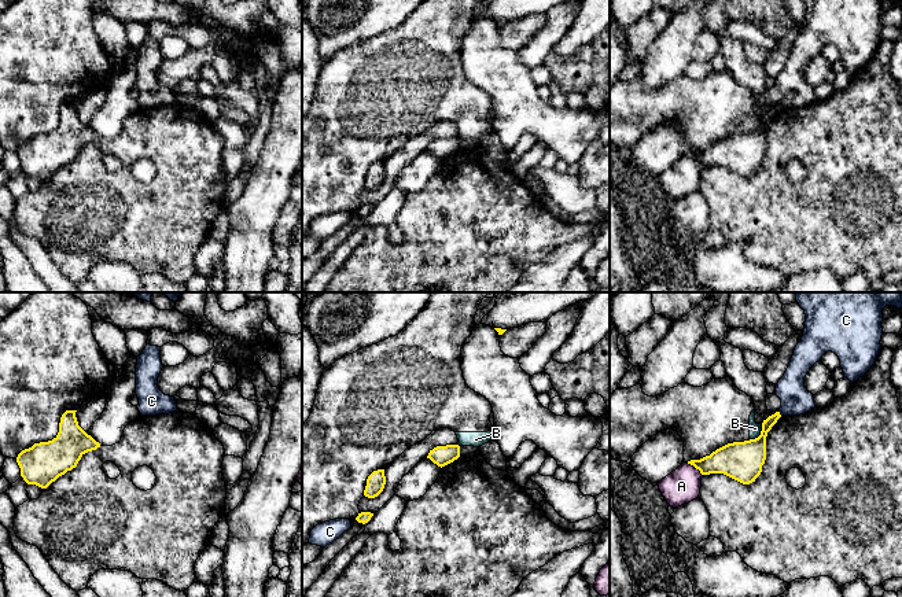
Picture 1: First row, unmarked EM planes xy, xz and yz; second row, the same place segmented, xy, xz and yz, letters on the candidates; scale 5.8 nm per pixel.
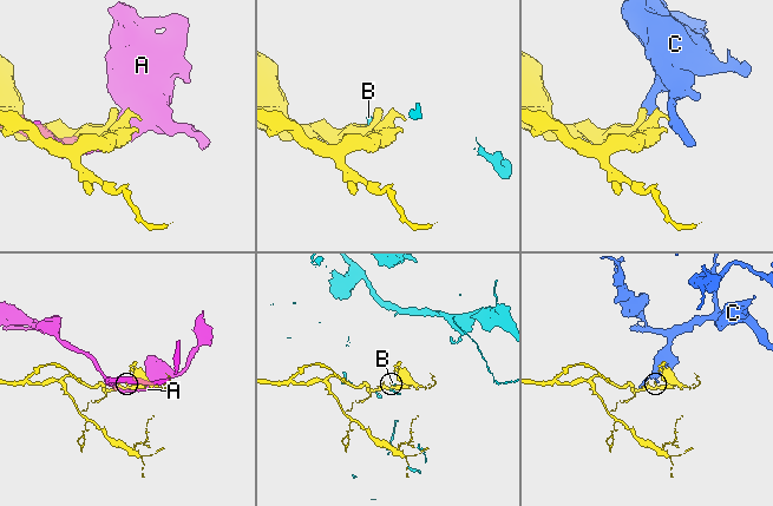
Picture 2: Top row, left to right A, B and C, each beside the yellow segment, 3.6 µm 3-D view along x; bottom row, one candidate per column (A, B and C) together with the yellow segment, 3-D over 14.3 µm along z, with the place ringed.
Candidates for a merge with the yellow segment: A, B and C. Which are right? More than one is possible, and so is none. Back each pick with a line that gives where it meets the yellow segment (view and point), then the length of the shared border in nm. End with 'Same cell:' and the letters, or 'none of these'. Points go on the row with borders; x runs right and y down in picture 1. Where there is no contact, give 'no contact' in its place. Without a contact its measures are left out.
Same cell: none of these

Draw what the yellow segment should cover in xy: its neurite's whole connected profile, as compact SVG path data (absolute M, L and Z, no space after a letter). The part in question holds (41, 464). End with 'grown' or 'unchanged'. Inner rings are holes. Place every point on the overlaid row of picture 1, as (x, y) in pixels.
M66 410L62 414L59 432L52 441L34 443L18 454L21 476L27 484L47 489L76 468L85 453L100 447L100 443L78 425L76 412Z; unchanged

